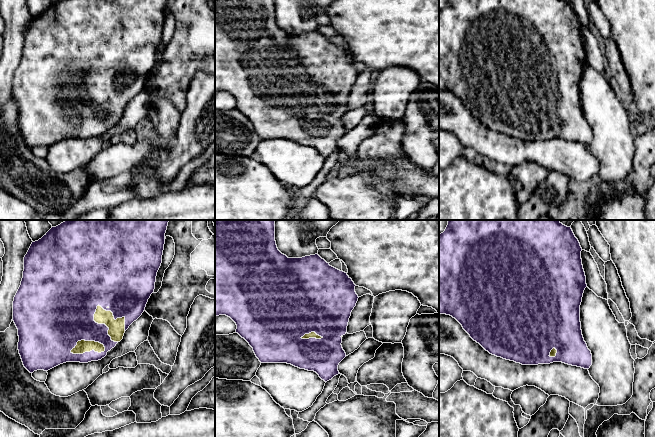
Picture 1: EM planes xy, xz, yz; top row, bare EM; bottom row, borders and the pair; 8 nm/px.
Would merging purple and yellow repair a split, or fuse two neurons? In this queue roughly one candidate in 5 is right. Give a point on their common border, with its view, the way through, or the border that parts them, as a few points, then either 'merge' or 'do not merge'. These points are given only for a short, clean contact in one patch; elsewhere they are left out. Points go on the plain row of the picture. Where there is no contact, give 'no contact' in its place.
xy (102, 100) | merge

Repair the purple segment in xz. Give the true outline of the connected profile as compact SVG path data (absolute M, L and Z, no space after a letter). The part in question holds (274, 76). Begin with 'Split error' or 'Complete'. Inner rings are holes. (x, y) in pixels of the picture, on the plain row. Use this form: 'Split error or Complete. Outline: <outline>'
Split error. Outline: M215 0L215 93L226 91L237 101L236 109L253 124L261 139L287 139L300 145L316 148L325 158L340 150L339 139L346 133L342 124L342 113L347 108L351 88L356 82L358 71L355 60L347 49L329 41L318 30L302 34L288 34L282 30L275 17L275 0Z

